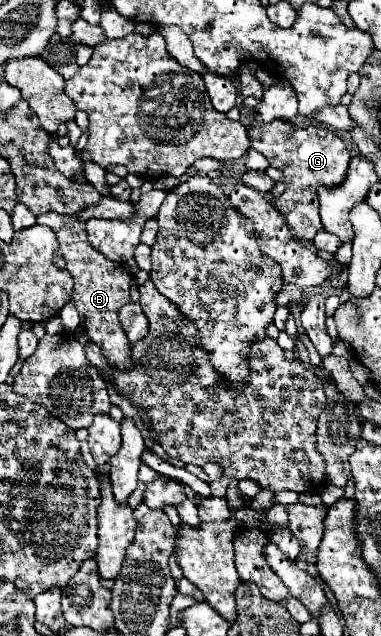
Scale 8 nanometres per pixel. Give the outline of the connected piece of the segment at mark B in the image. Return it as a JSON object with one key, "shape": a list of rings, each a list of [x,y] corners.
{"shape":[[[39,214],[37,224],[49,226],[59,242],[59,250],[67,262],[67,270],[71,272],[75,280],[73,288],[73,302],[79,310],[81,316],[81,326],[83,330],[89,332],[89,338],[101,348],[103,356],[117,366],[119,370],[131,370],[133,360],[131,360],[131,342],[127,340],[121,322],[119,322],[119,310],[123,304],[129,302],[129,280],[131,274],[125,270],[123,264],[115,264],[103,254],[91,250],[91,244],[87,242],[85,234],[85,222],[77,220],[75,216],[67,214]]]}

